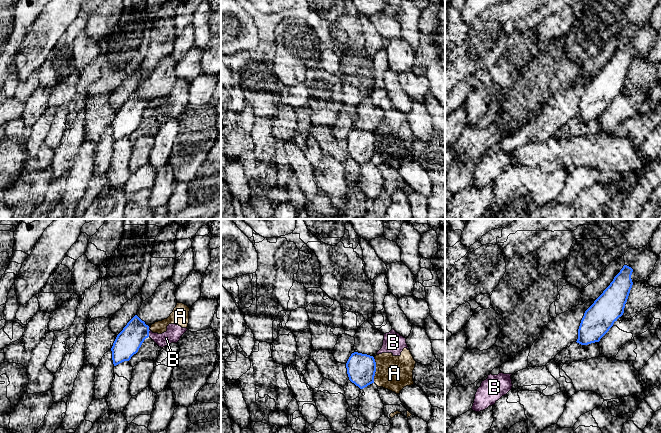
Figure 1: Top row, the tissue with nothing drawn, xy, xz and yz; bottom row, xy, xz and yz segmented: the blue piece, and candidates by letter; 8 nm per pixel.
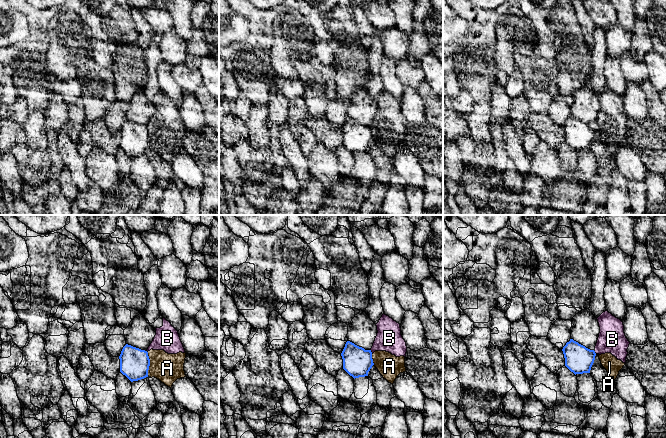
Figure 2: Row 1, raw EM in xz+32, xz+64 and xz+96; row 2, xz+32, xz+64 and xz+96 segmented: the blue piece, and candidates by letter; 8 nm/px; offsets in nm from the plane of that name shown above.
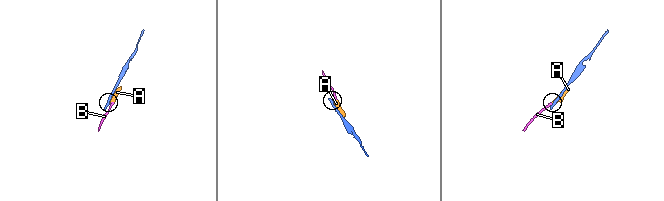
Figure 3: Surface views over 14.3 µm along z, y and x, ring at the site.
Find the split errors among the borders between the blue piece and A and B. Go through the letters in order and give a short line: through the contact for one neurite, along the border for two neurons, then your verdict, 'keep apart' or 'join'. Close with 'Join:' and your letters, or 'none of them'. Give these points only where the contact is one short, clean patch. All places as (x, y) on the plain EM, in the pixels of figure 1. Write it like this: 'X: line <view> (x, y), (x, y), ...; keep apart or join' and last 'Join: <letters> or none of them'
A: keep apart
B: line xy (148, 103), (149, 112); keep apart
Join: none of them

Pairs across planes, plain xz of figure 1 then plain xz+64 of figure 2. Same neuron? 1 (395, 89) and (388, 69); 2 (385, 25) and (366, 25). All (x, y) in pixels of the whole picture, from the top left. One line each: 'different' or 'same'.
1: same
2: different

